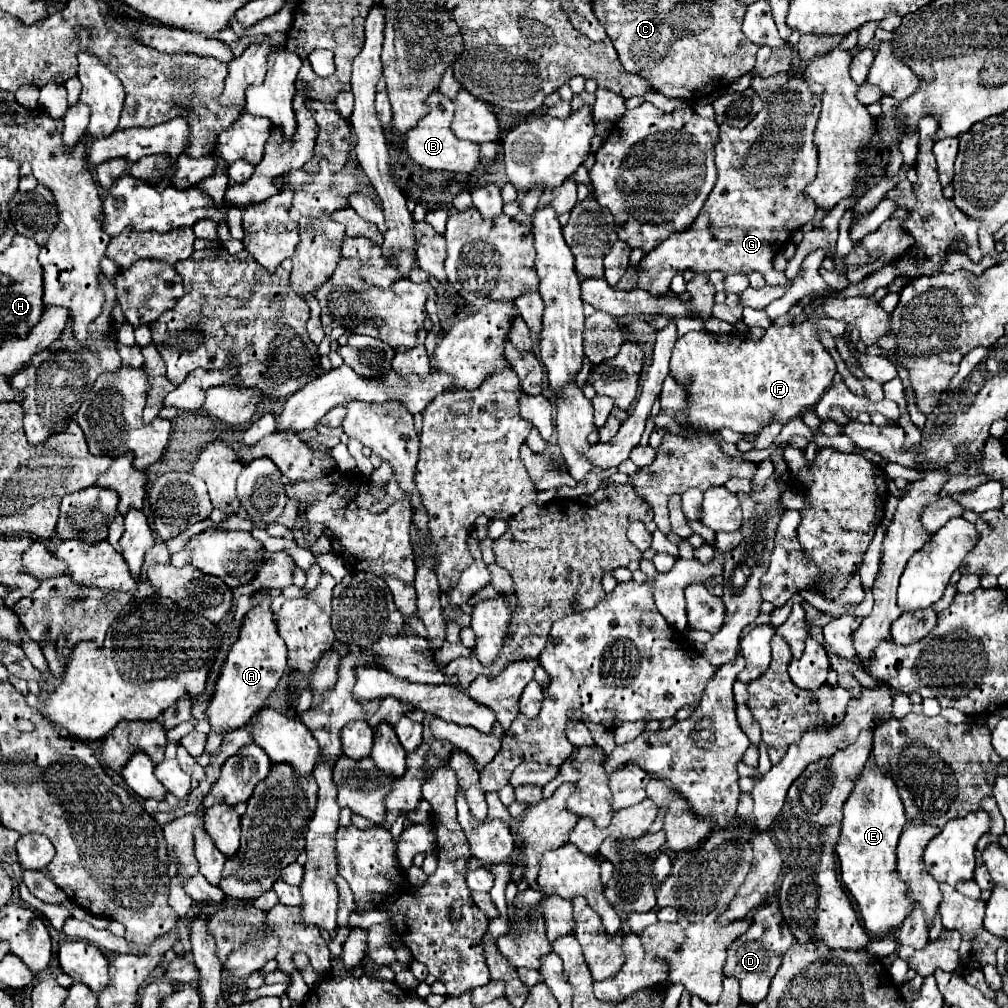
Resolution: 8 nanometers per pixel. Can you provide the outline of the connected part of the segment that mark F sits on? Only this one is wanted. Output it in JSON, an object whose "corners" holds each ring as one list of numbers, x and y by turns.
{"corners":[[812,319,798,325,786,325,786,327,768,327,764,337,760,341,750,341,746,337,738,335,712,335,712,333,686,333,676,341,672,361,670,361,670,373,684,383,692,395,688,399,688,423,696,429,732,429,736,433,760,433,764,425,770,421,780,421,782,425,790,419,802,415,810,407,818,403,822,393,830,387,832,377,836,375,836,363,830,359,830,353,824,349,820,339,816,337,818,327,824,327,830,331,832,337,844,335,846,323,840,319]]}

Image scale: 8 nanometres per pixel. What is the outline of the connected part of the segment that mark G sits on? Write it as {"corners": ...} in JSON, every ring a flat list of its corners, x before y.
{"corners":[[794,75,782,87,778,87,764,103,764,109,744,127,736,129,730,125,720,125,720,141,716,145,716,169,718,181,708,195,696,221,684,231,674,233,662,242,652,253,640,261,638,274,640,289,652,295,664,295,670,281,690,267,699,273,704,271,724,271,724,273,750,273,758,271,764,275,768,285,786,285,788,277,772,267,774,257,788,245,794,231,804,227,816,215,816,205,802,195,802,189,814,179,818,155,814,147,814,129,820,113,820,97,824,93,822,85,810,83,804,75]]}

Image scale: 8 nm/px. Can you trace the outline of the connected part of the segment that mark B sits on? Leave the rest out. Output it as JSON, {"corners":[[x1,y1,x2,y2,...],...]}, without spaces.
{"corners":[[432,93,428,97,428,105,430,105,430,113,420,119,420,123,408,131,406,135,406,149,410,153,410,157,432,171,454,171,454,173,470,173,478,167,480,163,480,145,472,143,472,141,462,141,458,139,452,129,450,129,450,121,454,119,454,101,444,97,442,93]]}

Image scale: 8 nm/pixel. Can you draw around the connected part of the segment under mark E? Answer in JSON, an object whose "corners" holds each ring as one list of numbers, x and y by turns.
{"corners":[[870,755,844,803,844,819,834,853,840,863,840,879,858,903,864,927,872,937,896,931,912,909,908,883,896,875,896,845,904,823,906,815,896,783,890,771,878,767]]}

